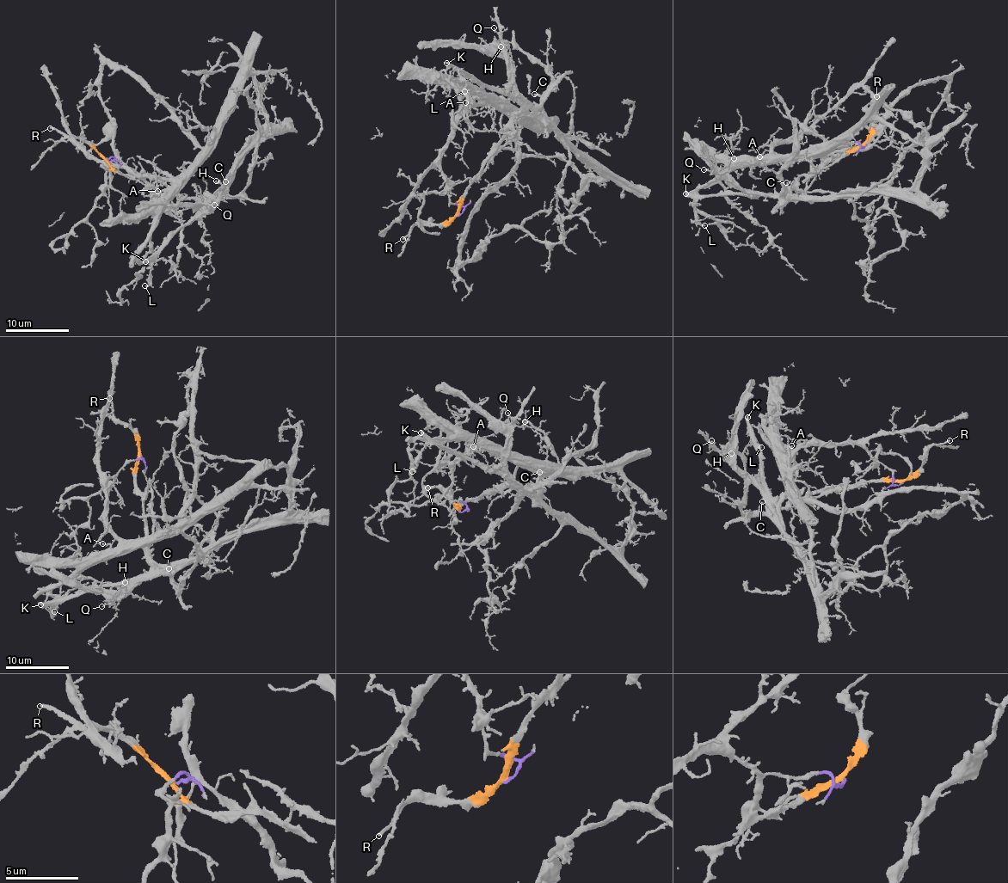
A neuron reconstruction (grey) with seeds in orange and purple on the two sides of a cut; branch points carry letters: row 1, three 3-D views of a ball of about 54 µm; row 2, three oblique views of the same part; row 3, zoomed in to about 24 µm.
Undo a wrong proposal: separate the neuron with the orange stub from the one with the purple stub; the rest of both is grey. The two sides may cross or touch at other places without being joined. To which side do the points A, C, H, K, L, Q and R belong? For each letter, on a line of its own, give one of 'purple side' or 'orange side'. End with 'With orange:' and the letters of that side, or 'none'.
A: purple side
C: orange side
H: orange side
K: orange side
L: orange side
Q: orange side
R: orange side
With orange: C, H, K, L, Q, R

